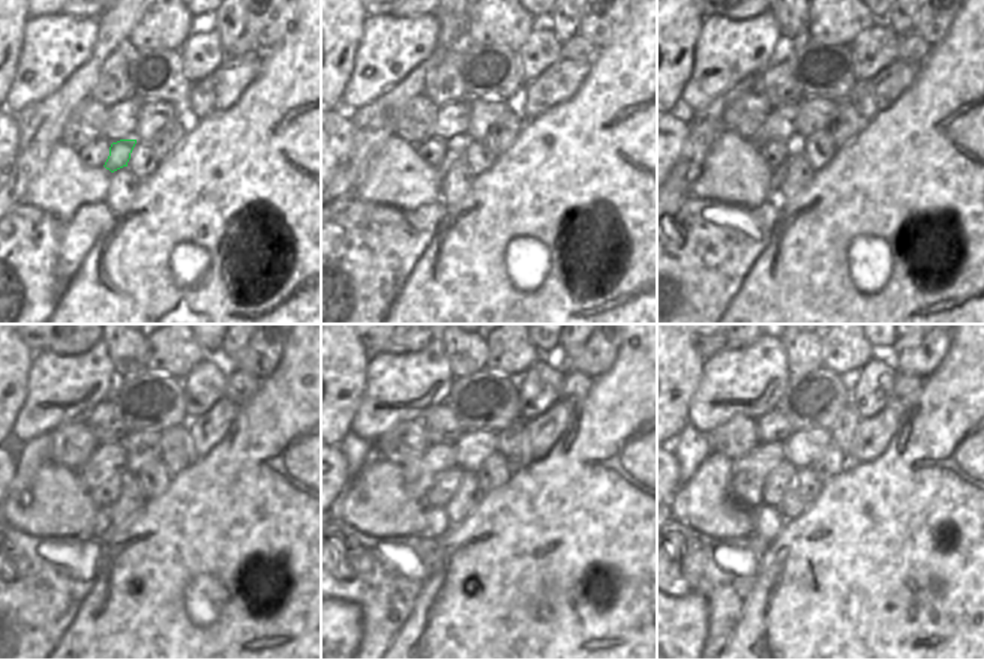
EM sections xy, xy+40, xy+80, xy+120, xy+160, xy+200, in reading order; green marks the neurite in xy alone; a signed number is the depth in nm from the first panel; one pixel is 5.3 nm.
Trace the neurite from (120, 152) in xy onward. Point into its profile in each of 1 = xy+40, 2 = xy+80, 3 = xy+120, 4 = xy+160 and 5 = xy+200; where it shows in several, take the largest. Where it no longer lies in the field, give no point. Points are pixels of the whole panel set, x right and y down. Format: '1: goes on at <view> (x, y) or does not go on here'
1: goes on at xy+40 (456, 149)
2: goes on at xy+80 (777, 174)
3: goes on at xy+120 (104, 521)
4: goes on at xy+160 (437, 524)
5: goes on at xy+200 (768, 521)

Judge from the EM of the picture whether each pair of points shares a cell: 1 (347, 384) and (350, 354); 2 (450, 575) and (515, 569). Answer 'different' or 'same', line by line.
1: same
2: same

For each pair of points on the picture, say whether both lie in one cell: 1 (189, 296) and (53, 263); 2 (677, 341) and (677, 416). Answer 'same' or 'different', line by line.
1: different
2: same

